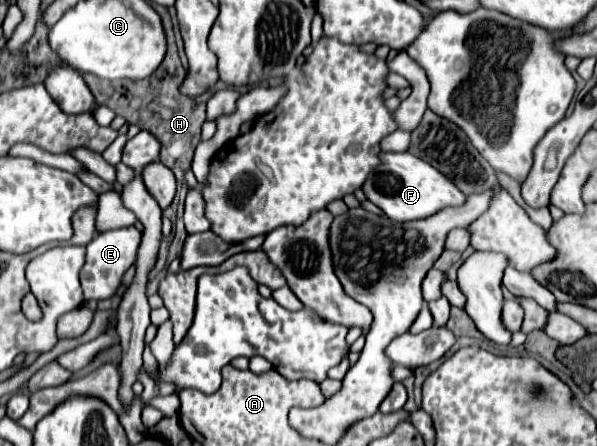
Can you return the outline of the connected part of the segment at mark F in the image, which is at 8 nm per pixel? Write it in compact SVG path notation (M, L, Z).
M380 152L380 164L374 168L374 172L370 172L362 190L370 202L382 208L384 214L396 222L422 220L434 212L440 212L442 208L462 206L466 202L466 194L462 194L450 178L410 152Z

